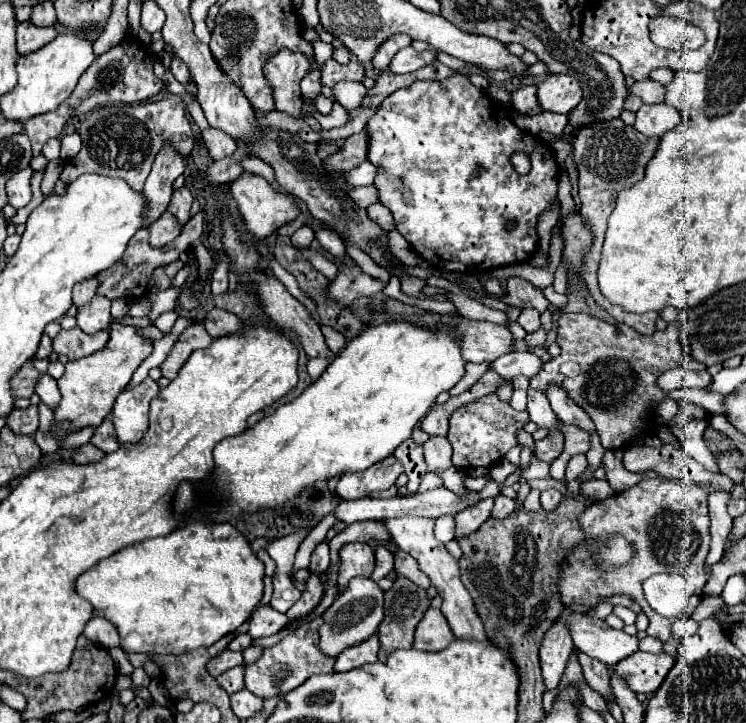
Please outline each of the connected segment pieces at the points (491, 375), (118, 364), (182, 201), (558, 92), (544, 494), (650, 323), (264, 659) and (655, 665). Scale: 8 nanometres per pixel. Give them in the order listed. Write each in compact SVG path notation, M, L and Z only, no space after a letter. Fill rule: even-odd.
M487 369L487 373L483 373L483 377L471 389L467 389L467 393L449 397L449 401L475 401L475 399L479 399L483 395L495 393L499 383L501 383L501 377L493 369Z
M113 321L109 341L99 353L93 353L91 357L79 361L69 361L65 365L65 373L57 381L63 399L59 403L59 409L53 411L55 421L71 421L73 429L81 429L87 425L99 427L101 421L113 409L115 397L125 389L135 369L141 365L143 359L151 355L151 351L153 351L153 339L139 337L135 325Z
M183 187L179 191L173 191L173 197L171 197L171 203L169 203L167 211L171 211L179 219L181 225L185 225L191 219L191 215L189 215L191 203L193 203L193 195L187 187Z
M549 75L537 85L537 99L543 111L567 115L581 101L581 85L569 75Z
M547 489L547 491L541 491L541 505L543 505L543 509L547 509L547 511L553 511L557 505L559 505L559 501L563 499L563 495L559 495L559 491L557 489Z
M631 313L631 327L637 329L637 333L641 333L641 335L655 333L655 319L657 317L659 317L659 313L643 313L643 315Z
M323 617L313 619L311 623L301 625L293 631L293 635L287 635L279 645L273 645L269 649L263 649L263 655L253 665L245 665L245 687L261 697L277 697L279 693L289 693L291 689L305 683L311 675L317 673L333 673L337 657L323 655L319 649L319 625L323 625Z
M637 651L615 665L617 675L627 679L629 687L635 693L651 695L659 689L663 679L667 677L675 659L667 653L645 653Z

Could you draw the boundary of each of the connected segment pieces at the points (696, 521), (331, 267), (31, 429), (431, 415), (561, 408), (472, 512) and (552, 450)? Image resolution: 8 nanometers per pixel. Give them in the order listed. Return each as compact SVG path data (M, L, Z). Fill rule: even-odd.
M651 477L643 479L639 485L615 493L609 499L593 503L587 513L579 517L581 527L585 529L585 541L577 545L567 559L563 561L563 575L559 581L563 603L579 603L587 607L597 607L607 597L625 595L641 605L645 615L655 621L653 609L647 605L641 583L655 575L655 573L677 573L683 575L687 581L697 583L697 591L701 593L705 585L705 571L703 563L709 551L709 513L707 513L707 487L697 483L683 483L679 479L667 477ZM613 533L621 533L629 539L637 553L633 561L621 569L613 569L607 573L597 573L593 559L585 547L587 539L603 539Z
M301 249L301 253L303 253L303 255L307 257L307 261L311 261L311 265L313 265L319 273L323 273L329 281L333 281L333 279L335 279L337 265L335 265L331 259L327 259L327 257L323 257L321 253L311 251L311 249Z
M37 407L29 409L13 409L7 417L7 429L11 429L15 435L33 435L39 427L39 413Z
M435 405L421 421L421 429L427 431L429 435L445 435L447 421L449 421L449 409L445 405Z
M551 385L547 389L547 397L551 401L551 407L553 407L555 415L561 419L561 423L575 425L575 427L583 429L589 435L593 435L597 431L595 425L593 425L593 421L591 421L591 417L587 417L587 413L579 405L575 405L561 387Z
M481 499L479 505L473 505L471 509L463 509L463 511L457 515L455 539L465 537L467 533L477 531L477 529L491 517L491 509L493 509L493 499Z
M549 433L545 439L535 441L535 457L551 463L555 457L559 457L563 451L563 435L561 433Z

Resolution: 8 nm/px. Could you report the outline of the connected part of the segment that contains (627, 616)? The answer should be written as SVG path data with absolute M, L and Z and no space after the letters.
M615 605L615 607L613 607L613 615L617 615L625 625L633 625L635 619L637 619L637 615L635 615L631 609L623 607L623 605Z

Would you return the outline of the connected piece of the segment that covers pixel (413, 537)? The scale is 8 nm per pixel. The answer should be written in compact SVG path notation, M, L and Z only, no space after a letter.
M405 515L405 517L395 517L395 519L385 519L383 521L387 525L387 531L391 533L393 541L403 549L407 551L409 555L413 555L419 563L419 567L429 575L431 583L437 587L439 595L443 597L443 605L441 605L441 611L443 615L447 617L449 625L451 625L451 631L455 633L457 639L463 639L463 641L481 641L481 643L489 643L487 639L487 633L483 629L483 623L479 619L479 615L475 613L475 607L473 607L473 601L471 601L471 595L467 593L467 589L463 587L461 579L459 579L459 565L457 565L457 559L453 559L445 545L441 541L435 539L433 535L433 525L435 525L435 519L429 519L429 517L413 517L413 515Z

